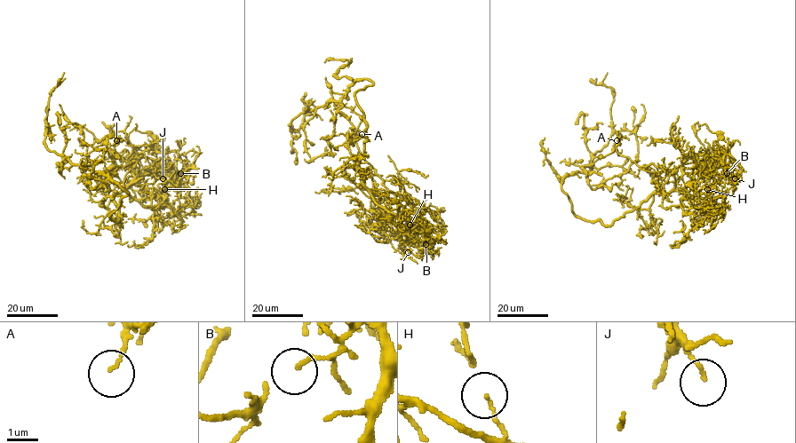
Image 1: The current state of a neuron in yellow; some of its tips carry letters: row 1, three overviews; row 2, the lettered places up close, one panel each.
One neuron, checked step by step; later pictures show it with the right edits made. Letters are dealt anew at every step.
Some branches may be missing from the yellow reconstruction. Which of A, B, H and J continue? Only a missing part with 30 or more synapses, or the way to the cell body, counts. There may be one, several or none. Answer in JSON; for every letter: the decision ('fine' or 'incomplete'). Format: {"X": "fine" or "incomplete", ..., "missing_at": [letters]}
{"A": "fine", "B": "fine", "H": "fine", "J": "fine", "missing_at": []}

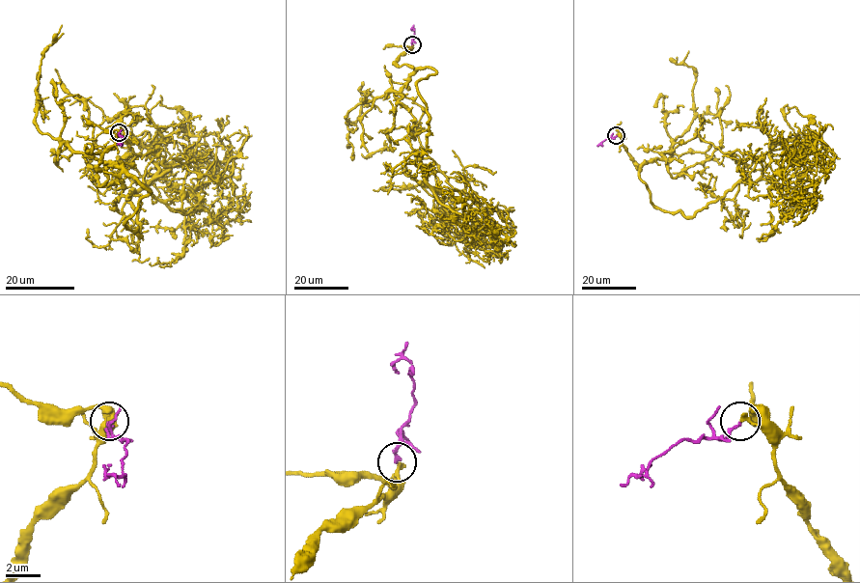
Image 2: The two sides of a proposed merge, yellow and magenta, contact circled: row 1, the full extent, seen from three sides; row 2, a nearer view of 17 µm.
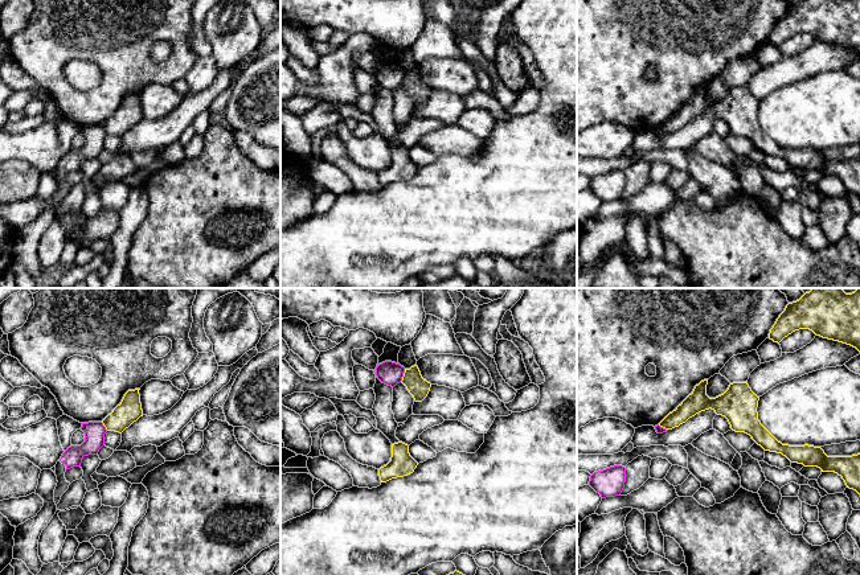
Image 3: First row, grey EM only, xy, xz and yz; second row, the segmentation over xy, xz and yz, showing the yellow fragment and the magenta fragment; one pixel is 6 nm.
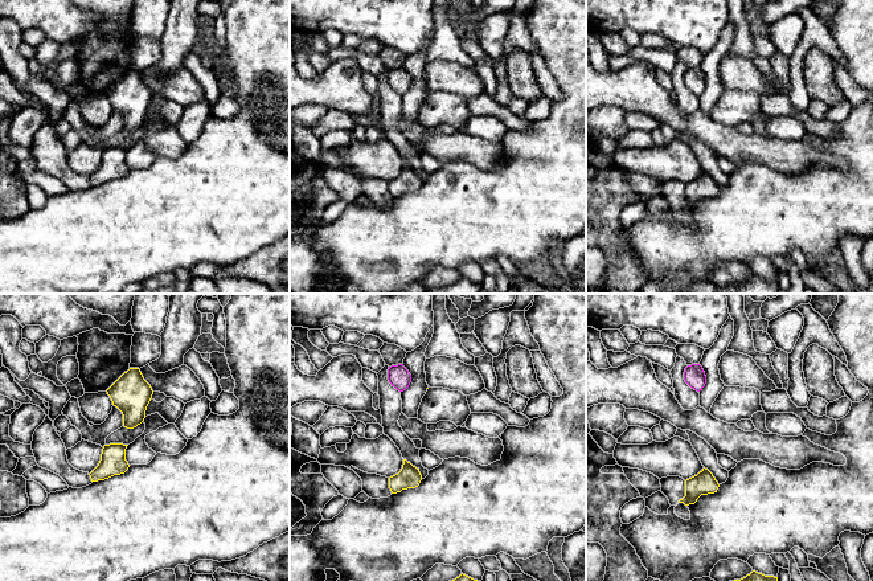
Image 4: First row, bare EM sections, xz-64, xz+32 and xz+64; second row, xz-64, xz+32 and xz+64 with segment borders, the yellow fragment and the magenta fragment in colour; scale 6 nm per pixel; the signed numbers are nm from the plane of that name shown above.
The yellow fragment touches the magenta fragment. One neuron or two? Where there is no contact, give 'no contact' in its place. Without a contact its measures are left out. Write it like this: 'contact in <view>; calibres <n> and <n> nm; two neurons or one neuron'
contact in xz; calibres 120 and 140 nm; two neurons

